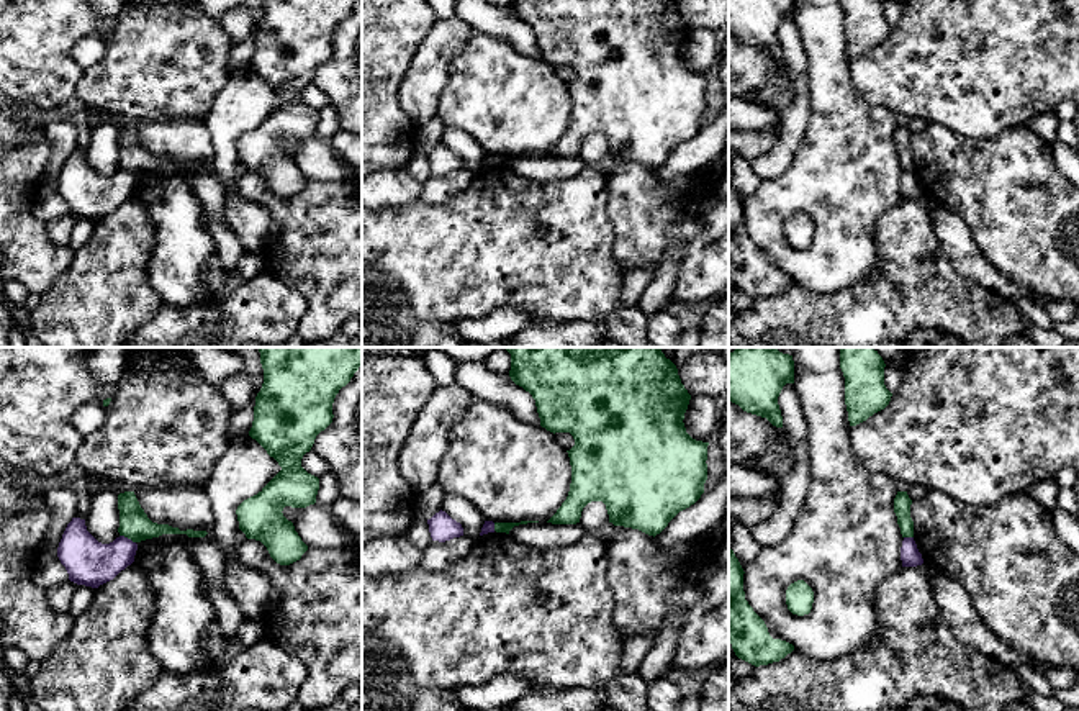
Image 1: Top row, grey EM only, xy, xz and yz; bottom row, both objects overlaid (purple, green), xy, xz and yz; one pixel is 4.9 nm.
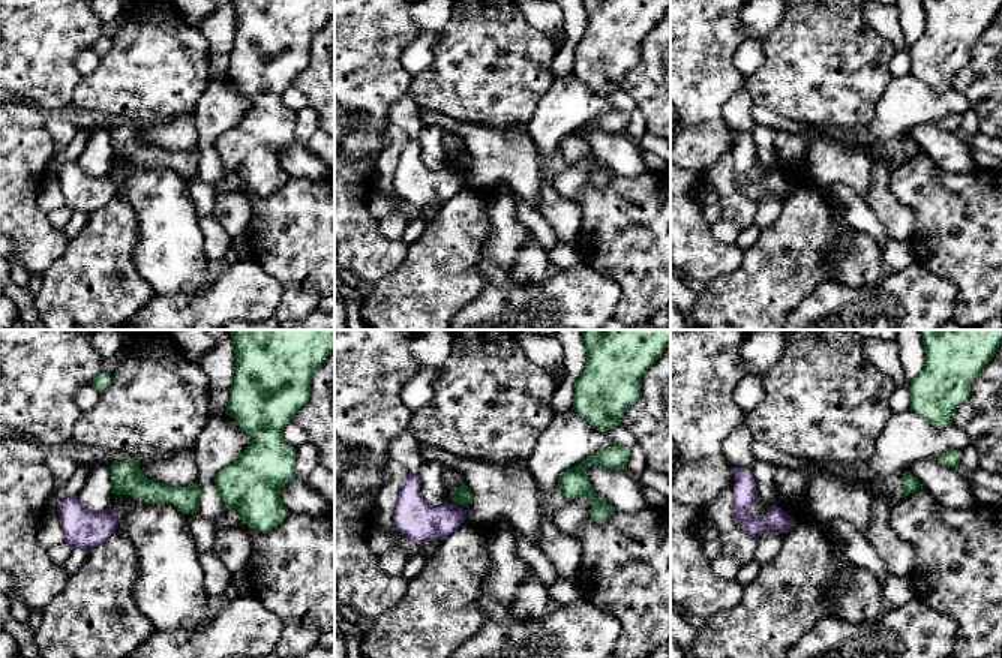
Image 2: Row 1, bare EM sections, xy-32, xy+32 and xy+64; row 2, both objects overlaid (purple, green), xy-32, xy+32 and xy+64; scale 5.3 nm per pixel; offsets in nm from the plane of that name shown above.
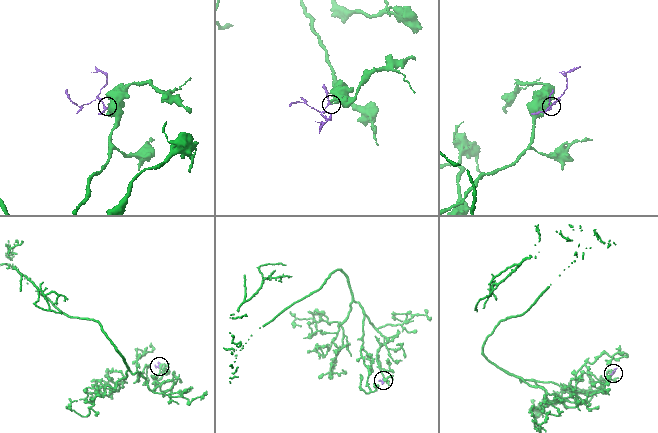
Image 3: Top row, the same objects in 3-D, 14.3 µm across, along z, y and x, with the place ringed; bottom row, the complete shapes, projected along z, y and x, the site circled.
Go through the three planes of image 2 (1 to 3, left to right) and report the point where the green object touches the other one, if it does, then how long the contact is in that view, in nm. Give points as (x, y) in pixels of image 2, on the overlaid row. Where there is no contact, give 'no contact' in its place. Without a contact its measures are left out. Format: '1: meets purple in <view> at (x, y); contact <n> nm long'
1: no contact
2: no contact
3: no contact

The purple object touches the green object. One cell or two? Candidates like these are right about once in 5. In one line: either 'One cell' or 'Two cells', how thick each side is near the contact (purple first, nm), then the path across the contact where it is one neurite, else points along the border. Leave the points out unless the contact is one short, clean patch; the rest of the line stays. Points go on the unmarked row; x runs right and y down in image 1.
Two cells. Thickness 220 nm (purple) against 150 nm. Boundary: xy (120, 167), (135, 176)

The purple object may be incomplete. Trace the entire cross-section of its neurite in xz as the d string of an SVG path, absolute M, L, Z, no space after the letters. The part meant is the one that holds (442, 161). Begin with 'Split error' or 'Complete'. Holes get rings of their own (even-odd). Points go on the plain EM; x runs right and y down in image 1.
Complete. M445 144L436 146L431 152L427 152L429 165L432 174L445 175L454 170L463 169L463 161L460 156L452 152Z

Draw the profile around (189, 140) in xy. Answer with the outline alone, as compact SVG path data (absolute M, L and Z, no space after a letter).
M205 120L174 123L134 123L134 128L152 156L178 161L180 167L162 167L146 172L146 180L162 180L180 174L203 205L206 216L224 221L228 190L213 170L214 147Z

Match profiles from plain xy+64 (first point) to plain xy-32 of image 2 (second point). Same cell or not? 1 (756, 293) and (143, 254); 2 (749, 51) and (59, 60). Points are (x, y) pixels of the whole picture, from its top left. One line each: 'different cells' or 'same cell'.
1: different cells
2: different cells

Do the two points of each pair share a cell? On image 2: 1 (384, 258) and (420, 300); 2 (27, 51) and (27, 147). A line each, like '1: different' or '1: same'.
1: different
2: different

